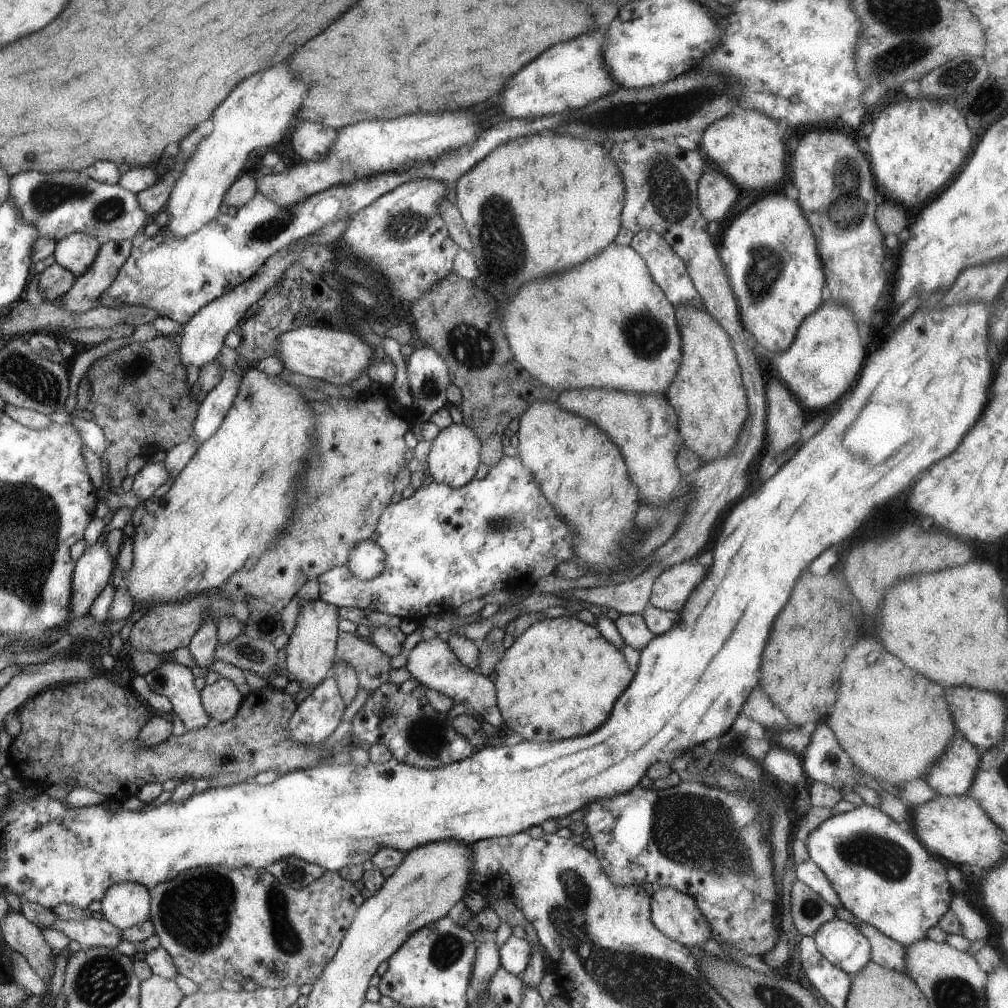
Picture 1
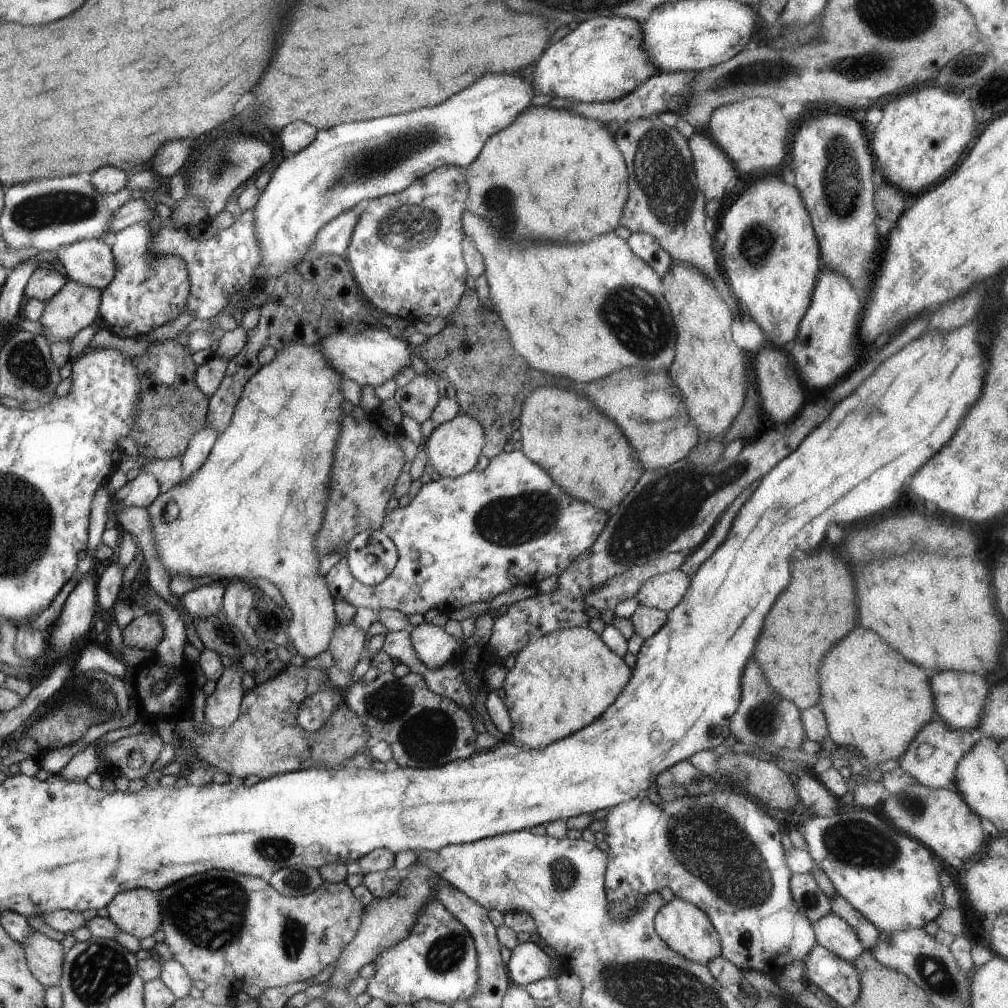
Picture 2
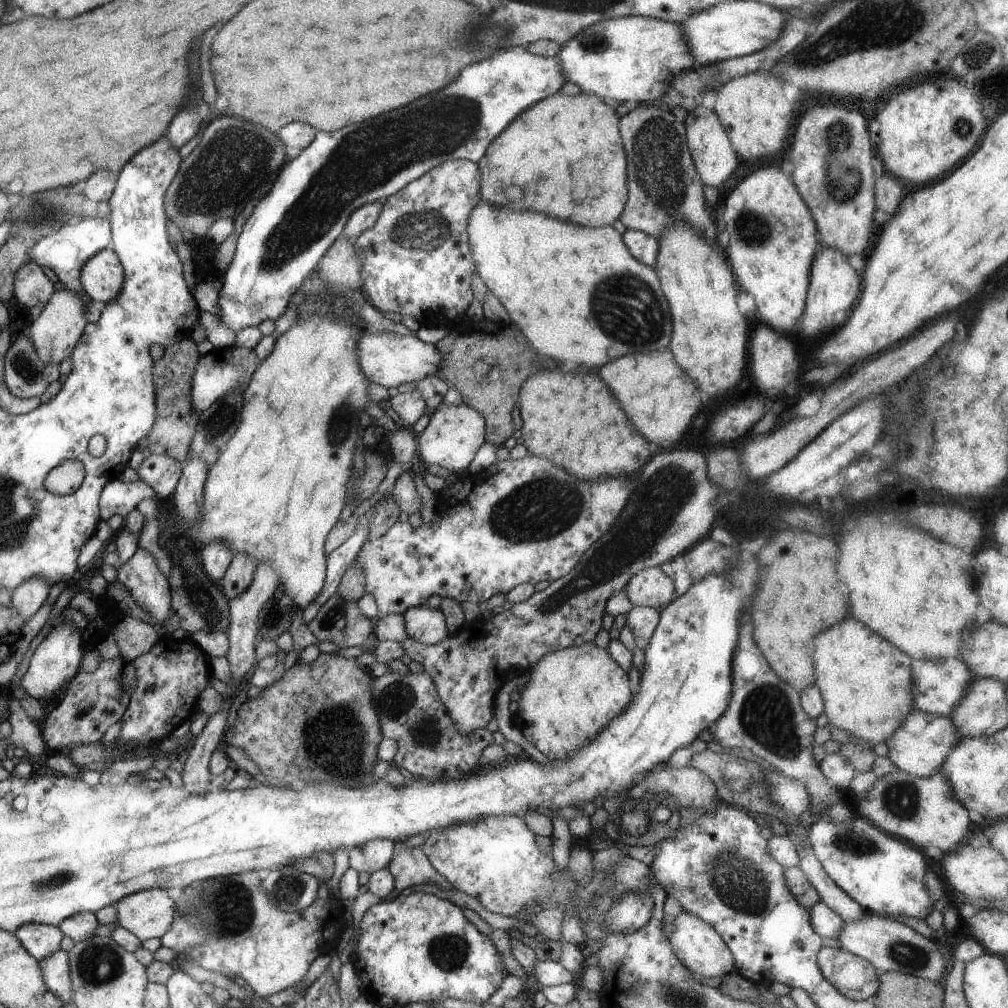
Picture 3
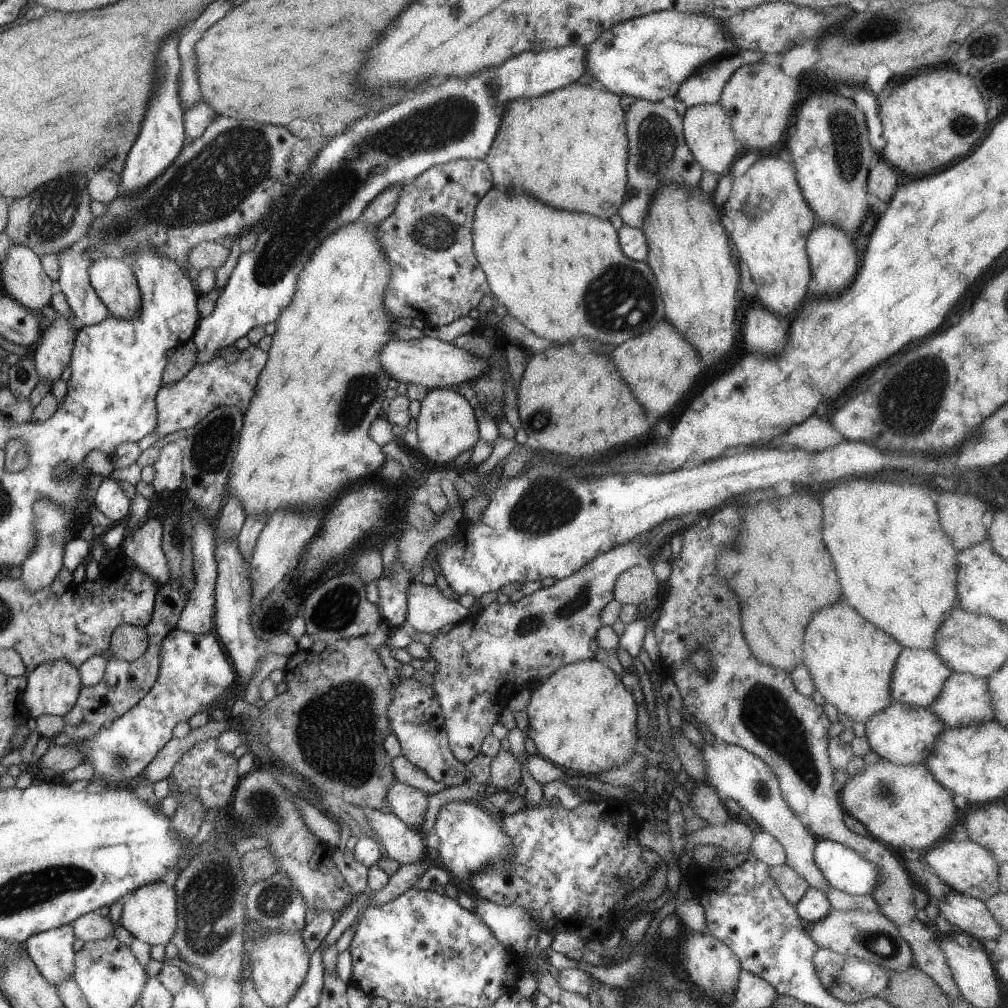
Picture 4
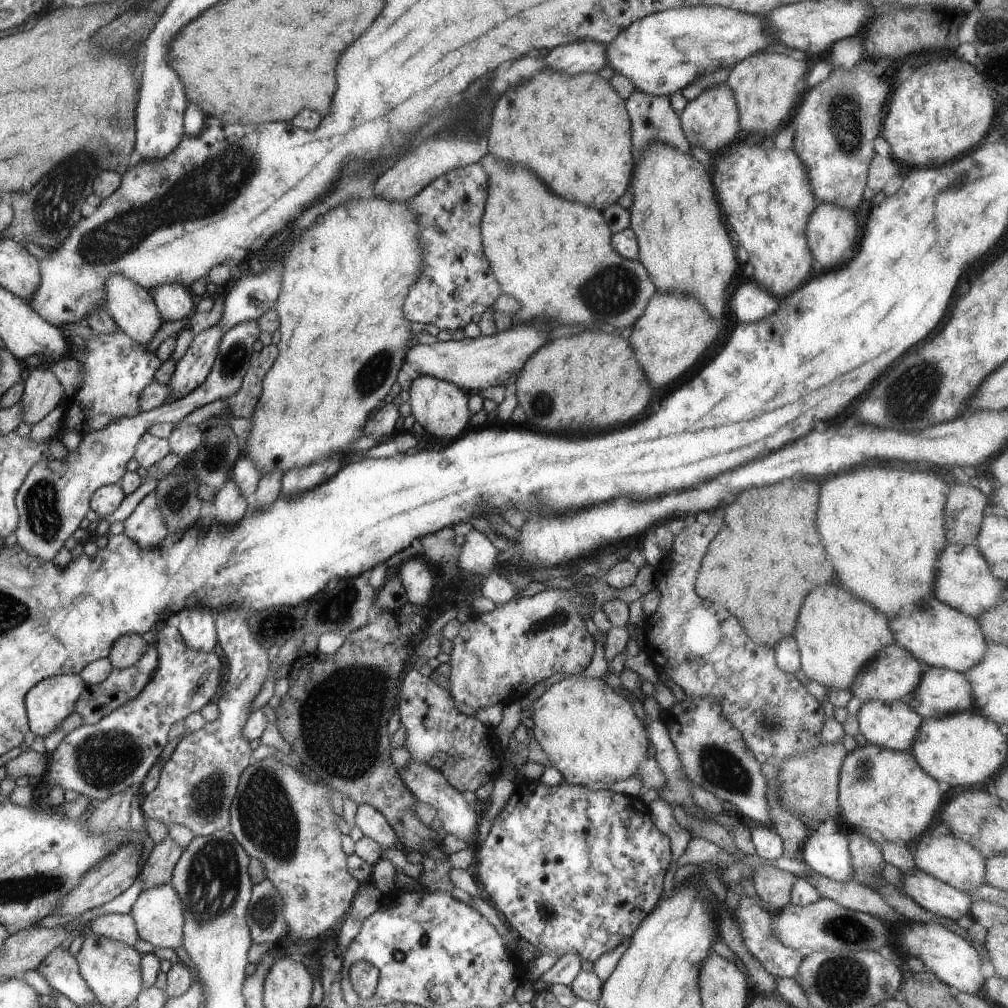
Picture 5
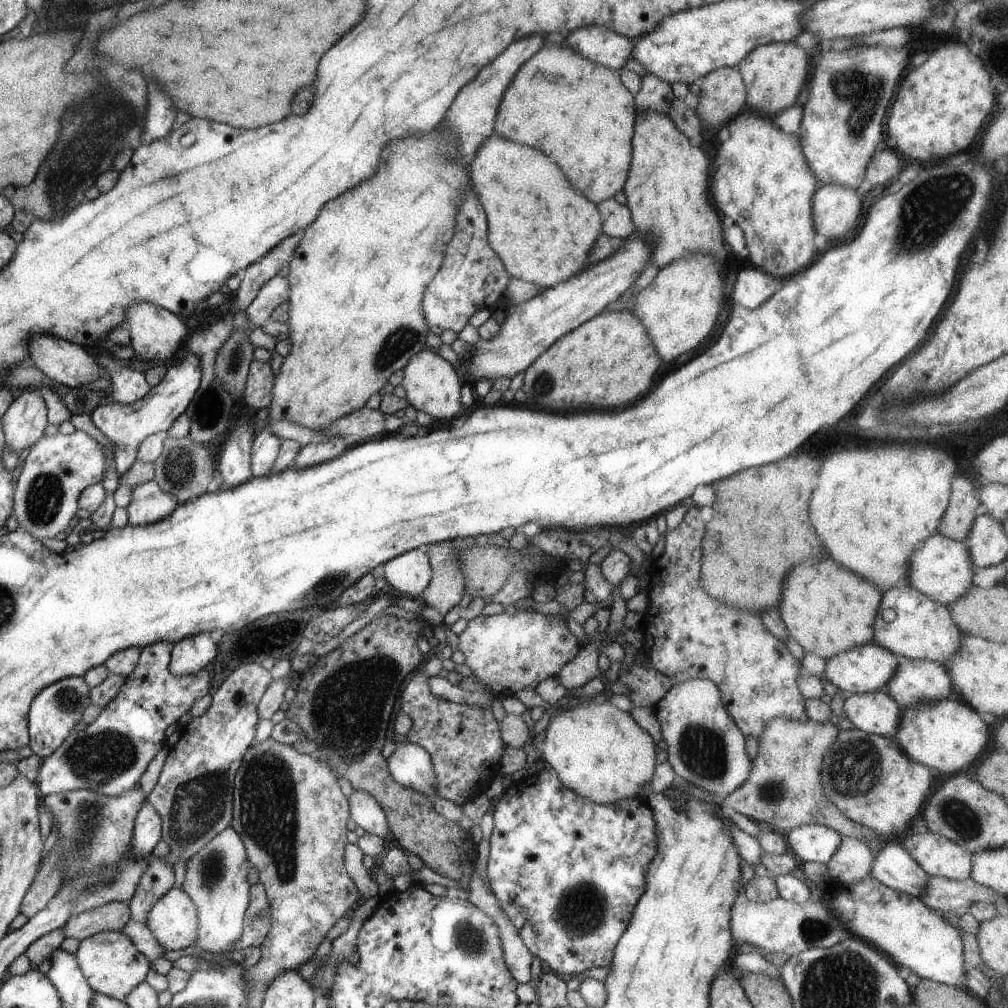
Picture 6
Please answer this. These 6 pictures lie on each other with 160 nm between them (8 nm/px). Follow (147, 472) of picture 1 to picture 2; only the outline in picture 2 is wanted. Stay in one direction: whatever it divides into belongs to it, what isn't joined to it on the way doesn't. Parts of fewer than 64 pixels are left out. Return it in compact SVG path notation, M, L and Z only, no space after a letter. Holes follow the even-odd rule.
M141 472L113 494L113 501L109 507L114 511L118 510L118 507L120 509L134 506L148 508L161 493L156 477L150 473ZM114 501L117 502L116 506Z

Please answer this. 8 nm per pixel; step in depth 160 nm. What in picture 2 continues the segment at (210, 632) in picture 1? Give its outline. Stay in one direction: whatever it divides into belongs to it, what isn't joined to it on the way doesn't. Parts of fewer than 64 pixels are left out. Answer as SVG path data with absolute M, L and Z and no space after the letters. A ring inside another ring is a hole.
M222 580L214 581L195 588L181 596L184 608L196 619L203 619L212 616L222 609L225 582Z

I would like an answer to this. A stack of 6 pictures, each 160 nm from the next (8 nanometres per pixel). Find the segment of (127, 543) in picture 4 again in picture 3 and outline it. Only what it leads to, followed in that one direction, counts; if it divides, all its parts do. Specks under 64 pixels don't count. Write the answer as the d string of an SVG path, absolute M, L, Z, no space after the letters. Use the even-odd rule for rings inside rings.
M137 547L137 551L115 569L117 579L151 619L162 624L172 617L172 587L151 552Z

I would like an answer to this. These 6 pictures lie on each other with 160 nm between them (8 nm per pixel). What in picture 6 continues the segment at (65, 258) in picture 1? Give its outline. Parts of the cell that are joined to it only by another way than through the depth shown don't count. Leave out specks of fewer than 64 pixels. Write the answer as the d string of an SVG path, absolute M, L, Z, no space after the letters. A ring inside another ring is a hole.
M142 301L130 305L126 318L126 324L131 332L130 346L134 350L134 358L144 360L148 365L163 363L164 360L174 358L188 336L188 326L178 315L174 316L164 307L151 302Z

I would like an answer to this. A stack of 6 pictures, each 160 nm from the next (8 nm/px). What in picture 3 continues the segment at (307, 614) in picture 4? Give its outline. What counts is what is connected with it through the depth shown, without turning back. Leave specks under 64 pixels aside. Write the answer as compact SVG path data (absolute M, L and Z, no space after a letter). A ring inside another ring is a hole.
M334 593L321 605L316 616L307 624L318 642L328 640L341 648L368 642L370 634L374 634L375 619L362 614L357 602Z

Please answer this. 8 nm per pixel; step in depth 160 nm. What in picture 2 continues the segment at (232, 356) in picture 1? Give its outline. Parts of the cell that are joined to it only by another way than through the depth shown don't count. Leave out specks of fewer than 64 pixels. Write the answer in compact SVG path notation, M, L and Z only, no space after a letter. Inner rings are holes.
M207 424L204 429L193 436L189 442L189 448L180 457L182 461L182 480L185 481L206 462L217 436L218 433L208 427Z

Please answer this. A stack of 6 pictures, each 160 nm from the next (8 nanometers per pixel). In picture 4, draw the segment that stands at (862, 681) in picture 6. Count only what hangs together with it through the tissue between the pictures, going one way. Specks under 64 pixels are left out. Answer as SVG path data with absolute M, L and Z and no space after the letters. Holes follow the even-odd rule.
M903 647L901 655L898 656L891 676L890 692L893 701L905 705L927 708L937 699L941 693L942 685L952 674L952 669L932 650L922 650Z

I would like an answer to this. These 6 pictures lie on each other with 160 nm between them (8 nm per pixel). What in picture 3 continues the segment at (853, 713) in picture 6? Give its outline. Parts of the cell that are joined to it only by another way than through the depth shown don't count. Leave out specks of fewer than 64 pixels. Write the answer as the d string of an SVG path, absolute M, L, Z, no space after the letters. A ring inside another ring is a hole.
M912 708L902 719L900 726L885 740L888 747L887 757L902 772L915 777L929 777L941 770L946 756L959 743L961 737L950 717Z

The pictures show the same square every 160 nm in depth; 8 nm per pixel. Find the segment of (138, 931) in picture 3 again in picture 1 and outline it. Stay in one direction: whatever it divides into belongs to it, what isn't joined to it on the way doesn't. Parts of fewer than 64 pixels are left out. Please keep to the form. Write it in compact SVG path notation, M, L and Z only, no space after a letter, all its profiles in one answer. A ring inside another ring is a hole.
M121 882L109 888L101 911L104 919L123 931L152 917L152 896L142 883Z

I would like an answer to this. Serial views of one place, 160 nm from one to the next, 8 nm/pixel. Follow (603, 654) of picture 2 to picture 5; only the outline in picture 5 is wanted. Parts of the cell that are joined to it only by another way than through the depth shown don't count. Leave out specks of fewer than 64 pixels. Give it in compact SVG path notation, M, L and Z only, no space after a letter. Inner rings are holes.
M570 676L553 684L533 705L534 736L546 752L551 766L560 771L569 785L586 785L589 782L618 782L634 776L641 762L651 754L651 742L641 712L635 702L622 692L615 692L606 684L605 676L598 679Z

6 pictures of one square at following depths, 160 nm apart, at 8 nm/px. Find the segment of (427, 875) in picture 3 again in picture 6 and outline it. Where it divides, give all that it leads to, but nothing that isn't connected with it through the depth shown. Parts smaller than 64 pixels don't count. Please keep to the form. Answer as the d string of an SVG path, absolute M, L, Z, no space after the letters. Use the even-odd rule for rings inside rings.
M354 789L348 800L350 816L357 826L361 826L366 833L382 837L384 840L390 837L383 808L370 793Z

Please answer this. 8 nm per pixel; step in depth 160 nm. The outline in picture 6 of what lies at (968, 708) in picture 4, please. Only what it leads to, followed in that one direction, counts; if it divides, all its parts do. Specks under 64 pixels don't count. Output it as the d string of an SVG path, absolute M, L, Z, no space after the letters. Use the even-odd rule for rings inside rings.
M908 657L902 658L894 676L887 682L885 692L902 709L954 696L949 671L944 664Z

